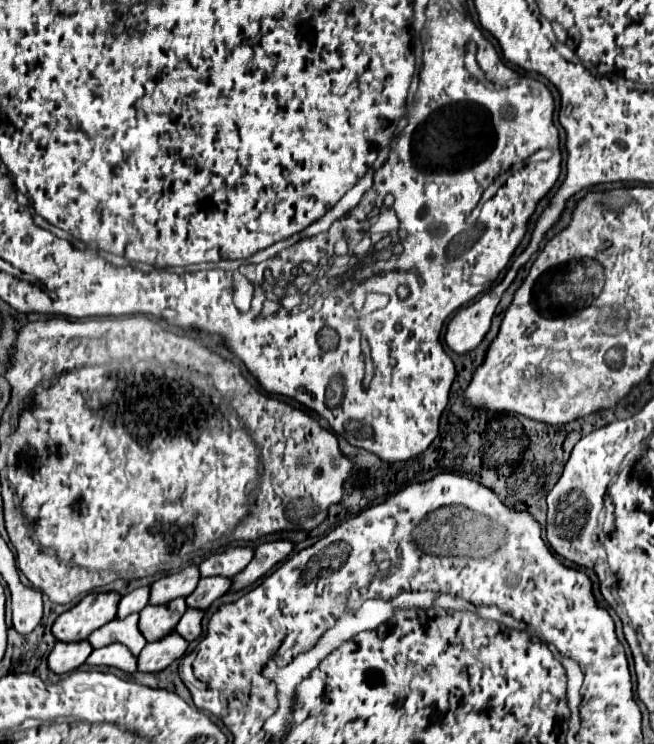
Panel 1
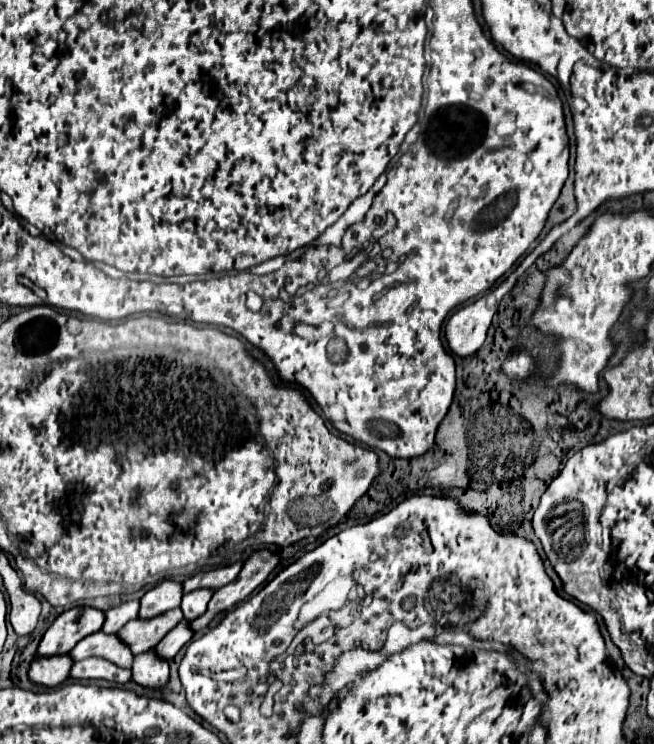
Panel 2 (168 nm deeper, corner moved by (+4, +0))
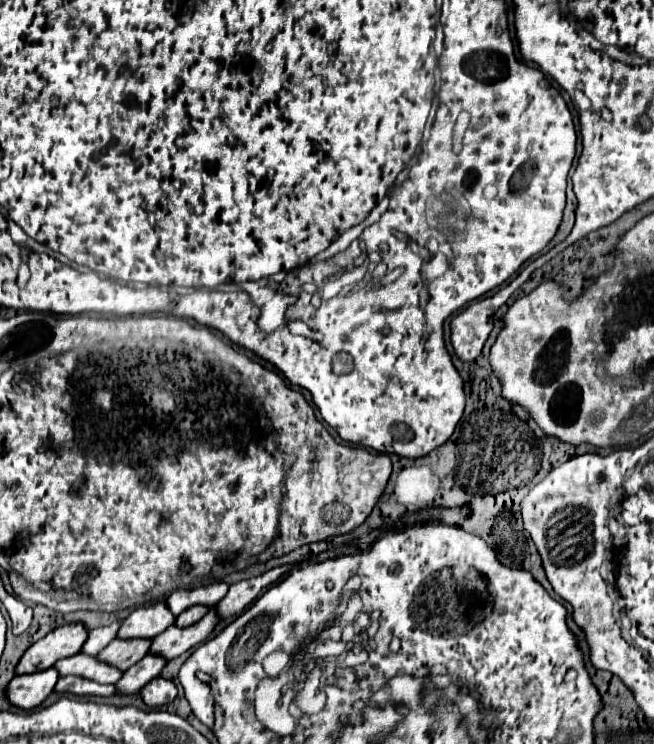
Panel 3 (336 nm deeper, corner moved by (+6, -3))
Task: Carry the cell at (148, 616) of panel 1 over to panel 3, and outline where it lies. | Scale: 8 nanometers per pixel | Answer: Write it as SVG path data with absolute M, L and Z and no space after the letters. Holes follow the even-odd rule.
M115 638L99 652L99 658L117 666L119 670L127 670L149 652L151 642L153 640L147 640L147 638L139 638L139 640L137 638L133 638L133 640Z

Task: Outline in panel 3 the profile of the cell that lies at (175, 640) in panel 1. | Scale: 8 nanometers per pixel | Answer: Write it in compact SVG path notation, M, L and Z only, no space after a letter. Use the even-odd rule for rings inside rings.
M157 676L147 686L143 686L139 694L141 694L141 698L147 706L155 708L155 706L163 706L163 704L173 702L175 696L177 696L177 688L171 680L165 680L165 678Z

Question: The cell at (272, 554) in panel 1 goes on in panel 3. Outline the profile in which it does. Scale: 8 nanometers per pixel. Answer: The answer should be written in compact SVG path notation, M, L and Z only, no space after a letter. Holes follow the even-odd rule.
M211 606L209 612L193 626L177 628L173 624L173 626L169 626L169 630L165 630L165 634L157 634L157 638L153 638L151 652L153 654L165 654L167 660L173 660L179 654L187 652L189 648L205 642L207 636L215 630L215 626L219 622L221 622L221 618L219 618L215 606Z

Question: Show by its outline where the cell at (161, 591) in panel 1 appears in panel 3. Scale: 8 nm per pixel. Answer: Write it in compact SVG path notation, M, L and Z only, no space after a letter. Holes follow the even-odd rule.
M165 602L135 608L121 624L119 638L155 638L175 622L175 616Z

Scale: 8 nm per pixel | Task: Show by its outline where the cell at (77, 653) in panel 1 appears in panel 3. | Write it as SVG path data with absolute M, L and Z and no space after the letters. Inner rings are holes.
M47 668L35 674L15 676L7 686L9 700L19 708L35 708L39 706L55 688L59 680L59 672L55 668Z

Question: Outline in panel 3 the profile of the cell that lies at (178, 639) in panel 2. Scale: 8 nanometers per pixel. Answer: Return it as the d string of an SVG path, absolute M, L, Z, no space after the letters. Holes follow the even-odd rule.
M147 654L141 662L137 662L135 666L131 666L129 670L123 672L123 678L115 684L117 686L117 694L139 692L149 680L153 680L155 676L161 674L165 664L167 664L167 660L163 656Z

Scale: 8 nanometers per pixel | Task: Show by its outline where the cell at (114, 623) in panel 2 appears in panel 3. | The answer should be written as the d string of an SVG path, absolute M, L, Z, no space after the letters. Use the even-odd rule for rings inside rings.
M113 622L113 624L109 624L109 626L99 626L99 628L91 630L87 642L83 644L83 652L85 652L85 654L91 654L91 656L99 654L113 638L117 638L119 626L121 626L121 622Z

